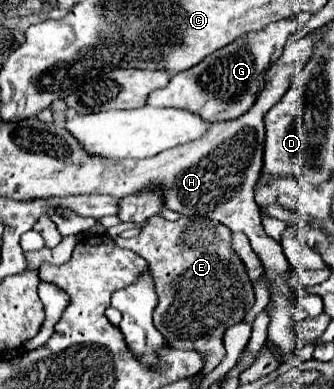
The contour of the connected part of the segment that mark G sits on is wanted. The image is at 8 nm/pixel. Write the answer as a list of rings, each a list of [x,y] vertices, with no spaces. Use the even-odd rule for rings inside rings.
[[[291,17],[285,21],[277,21],[273,25],[267,25],[257,33],[247,33],[245,37],[239,37],[237,41],[217,49],[217,53],[211,53],[209,57],[205,57],[193,69],[185,69],[185,73],[173,75],[167,87],[157,89],[147,97],[147,105],[189,109],[201,115],[209,123],[235,119],[253,105],[253,101],[257,99],[259,91],[265,85],[263,81],[265,71],[271,67],[275,59],[281,57],[287,39],[295,31],[297,31],[297,21]]]

